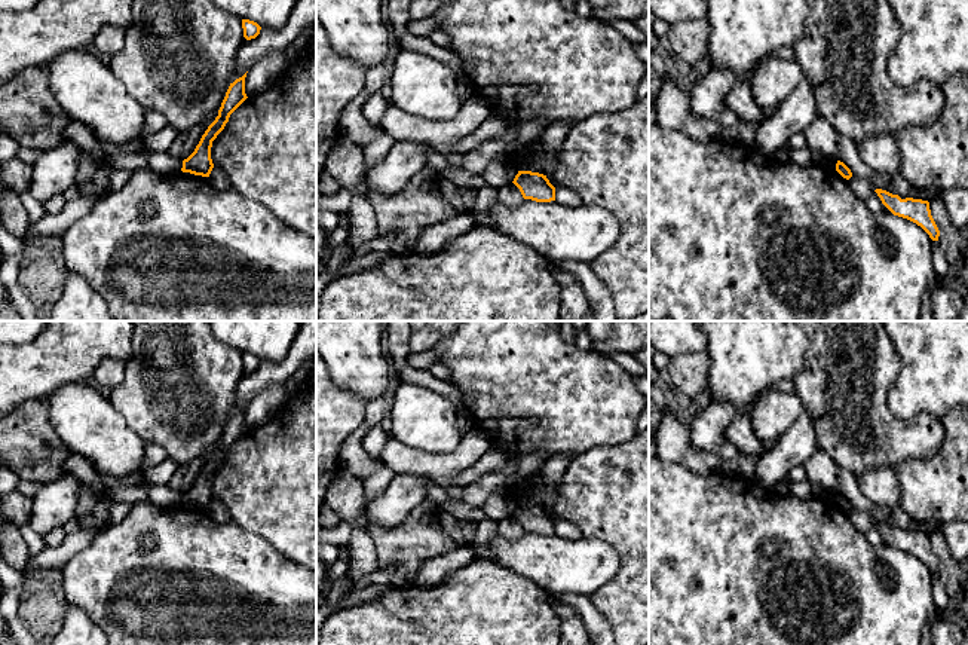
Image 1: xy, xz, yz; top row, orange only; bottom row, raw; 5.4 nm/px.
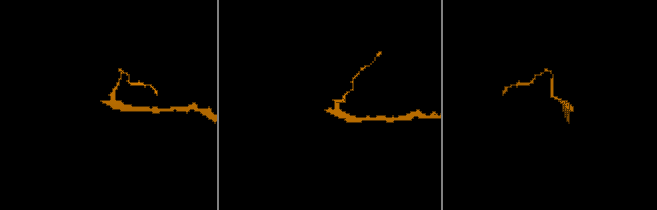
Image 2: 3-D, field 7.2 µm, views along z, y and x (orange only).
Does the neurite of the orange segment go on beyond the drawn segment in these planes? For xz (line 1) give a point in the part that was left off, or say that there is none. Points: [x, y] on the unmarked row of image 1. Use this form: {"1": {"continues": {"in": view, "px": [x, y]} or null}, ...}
{"1": {"continues": null}}

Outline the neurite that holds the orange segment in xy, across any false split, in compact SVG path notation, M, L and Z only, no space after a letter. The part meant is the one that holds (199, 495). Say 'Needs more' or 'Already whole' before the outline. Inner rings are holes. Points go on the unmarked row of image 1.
Already whole. M246 406L242 410L236 412L233 416L230 416L226 430L221 435L221 440L218 443L218 449L208 459L194 484L183 493L183 505L209 510L214 501L211 492L212 474L224 462L230 447L248 431L245 427L245 410Z

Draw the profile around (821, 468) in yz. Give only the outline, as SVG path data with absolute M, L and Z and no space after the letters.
M817 449L803 464L808 470L808 480L821 484L830 492L843 495L860 511L873 517L874 522L886 523L892 528L912 531L916 525L922 523L940 528L937 520L919 522L909 516L901 507L886 508L870 502L857 484L857 476L849 470L837 465L825 452Z

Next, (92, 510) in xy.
M82 483L74 517L80 528L98 528L110 525L110 510L116 501L107 492L98 492L91 484Z

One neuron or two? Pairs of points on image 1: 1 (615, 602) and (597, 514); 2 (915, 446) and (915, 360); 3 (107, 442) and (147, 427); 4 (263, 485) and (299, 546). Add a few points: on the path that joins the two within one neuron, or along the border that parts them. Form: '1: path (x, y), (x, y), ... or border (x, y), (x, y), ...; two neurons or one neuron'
1: path (627, 580), (627, 544), (619, 537); one neuron
2: border (887, 396), (901, 419), (940, 419); two neurons
3: border (112, 404), (146, 443); two neurons
4: path (273, 500), (299, 525), (299, 531); one neuron

